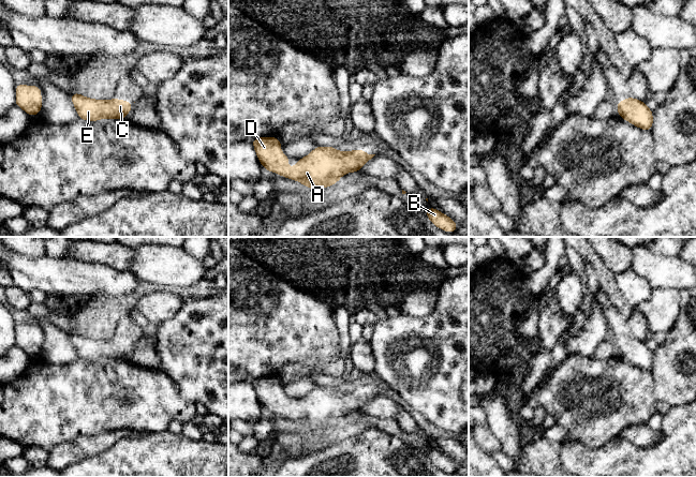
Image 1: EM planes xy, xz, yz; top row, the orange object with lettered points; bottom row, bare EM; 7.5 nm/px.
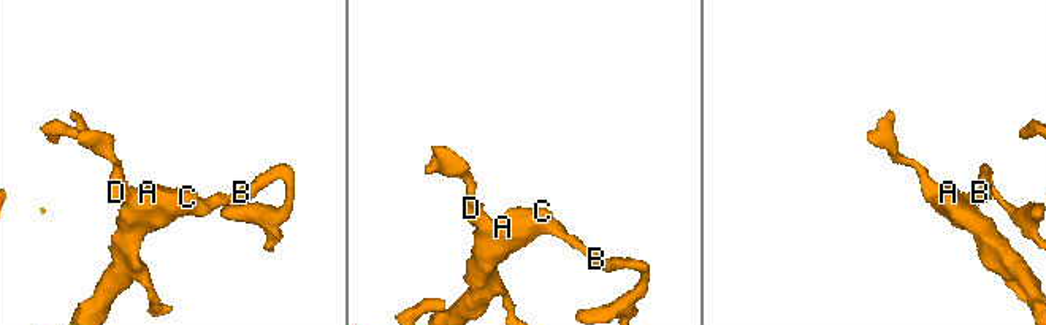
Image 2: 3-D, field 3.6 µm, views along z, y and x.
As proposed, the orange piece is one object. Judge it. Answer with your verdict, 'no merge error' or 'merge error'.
no merge error

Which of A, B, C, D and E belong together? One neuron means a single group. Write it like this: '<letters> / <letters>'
A B C D E

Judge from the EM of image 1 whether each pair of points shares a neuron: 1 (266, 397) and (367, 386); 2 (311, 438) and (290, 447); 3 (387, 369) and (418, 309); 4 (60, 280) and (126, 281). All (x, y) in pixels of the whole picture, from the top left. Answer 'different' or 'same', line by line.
1: same
2: same
3: different
4: same

